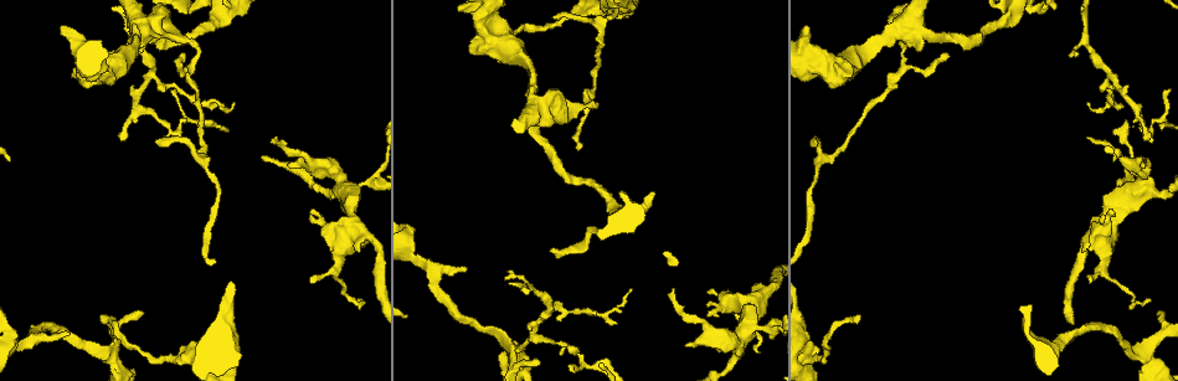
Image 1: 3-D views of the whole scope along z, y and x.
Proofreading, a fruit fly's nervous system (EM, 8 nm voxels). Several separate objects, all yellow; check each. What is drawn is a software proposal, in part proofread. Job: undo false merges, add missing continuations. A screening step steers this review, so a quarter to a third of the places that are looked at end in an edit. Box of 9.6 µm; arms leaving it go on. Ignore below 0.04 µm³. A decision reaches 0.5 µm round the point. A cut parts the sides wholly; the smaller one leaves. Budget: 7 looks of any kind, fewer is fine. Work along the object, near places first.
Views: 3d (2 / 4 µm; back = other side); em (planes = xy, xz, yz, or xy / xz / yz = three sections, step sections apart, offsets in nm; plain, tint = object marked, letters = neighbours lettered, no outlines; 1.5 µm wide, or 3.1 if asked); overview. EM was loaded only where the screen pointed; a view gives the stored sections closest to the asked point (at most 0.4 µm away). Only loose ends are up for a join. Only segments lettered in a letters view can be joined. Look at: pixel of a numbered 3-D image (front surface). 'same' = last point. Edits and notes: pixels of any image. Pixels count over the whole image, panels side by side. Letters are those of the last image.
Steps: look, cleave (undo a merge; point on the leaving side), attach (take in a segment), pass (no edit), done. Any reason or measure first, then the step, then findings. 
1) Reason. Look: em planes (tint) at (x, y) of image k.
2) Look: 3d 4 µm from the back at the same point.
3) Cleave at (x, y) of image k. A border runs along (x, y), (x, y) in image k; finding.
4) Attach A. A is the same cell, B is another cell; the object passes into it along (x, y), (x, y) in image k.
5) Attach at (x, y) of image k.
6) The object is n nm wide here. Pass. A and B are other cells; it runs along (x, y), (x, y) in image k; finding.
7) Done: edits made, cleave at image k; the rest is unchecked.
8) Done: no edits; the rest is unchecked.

Thin end. Look: em xy step 4 (tint) at (578, 150) of image 1.

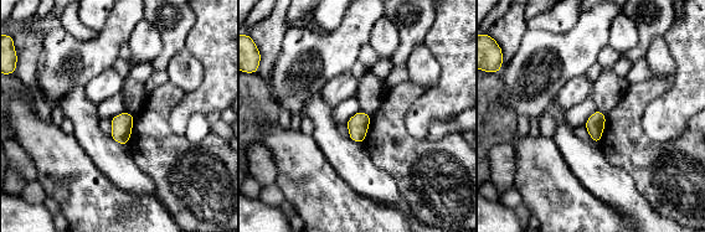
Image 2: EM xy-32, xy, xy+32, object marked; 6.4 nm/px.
What lies round it. Look: em xy step 4 (letters) at the same point.

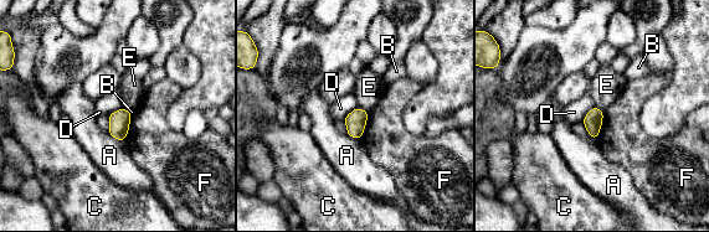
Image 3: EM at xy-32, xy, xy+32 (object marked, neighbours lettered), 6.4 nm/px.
The object is 120 nm wide here. Pass. A, B, C, D, E and F are other cells; none of them fits.

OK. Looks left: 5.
Look: em 3.1 µm planes (tint) at (813, 141) of image 1.

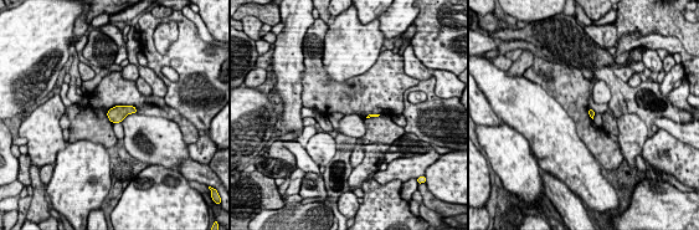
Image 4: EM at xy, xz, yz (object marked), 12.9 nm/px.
Look: em 3.1 µm planes (letters) at the same point.

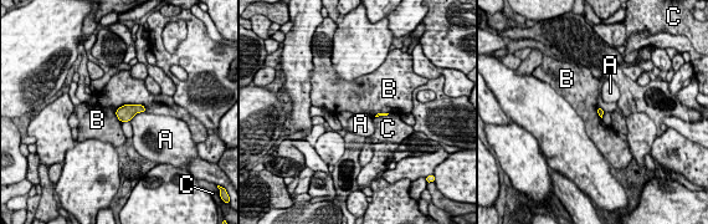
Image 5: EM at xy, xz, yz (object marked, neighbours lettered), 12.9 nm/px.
Pass. A, B and C are other cells; none of them fits.

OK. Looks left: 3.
Look: em xz step 4 (tint) at (310, 278) of image 1.

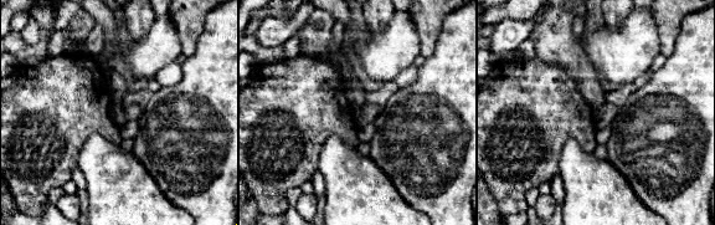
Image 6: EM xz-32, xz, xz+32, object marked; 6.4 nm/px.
Look: em xy step 4 (letters) at the same point.

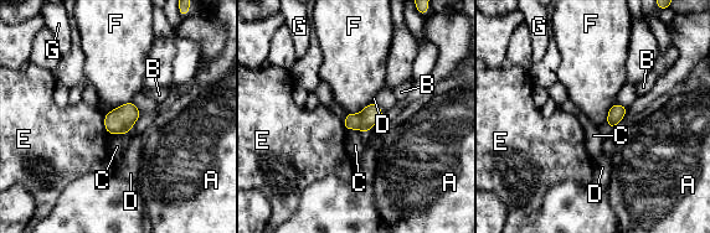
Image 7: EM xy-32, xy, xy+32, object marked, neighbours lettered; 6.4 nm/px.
Pass. A, B, C, D, E, F and G are other cells; a border runs along (346, 130), (355, 129), (366, 133) in image 7; no lettered segment goes on from it.

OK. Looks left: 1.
Done: no edits; the rest is unchecked.

